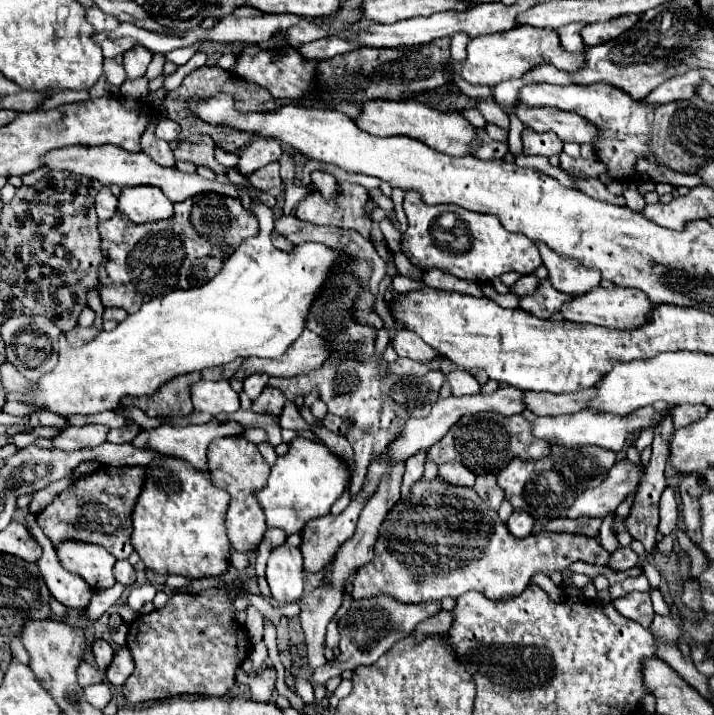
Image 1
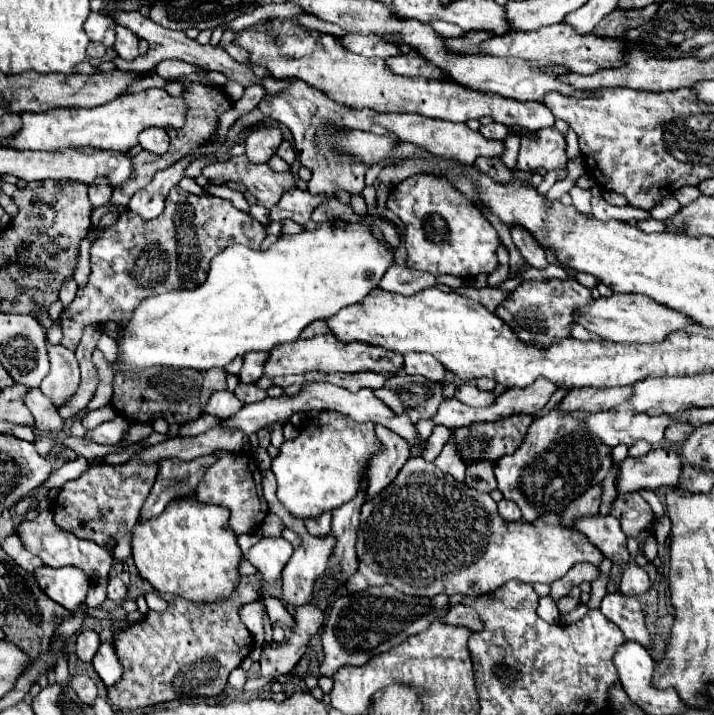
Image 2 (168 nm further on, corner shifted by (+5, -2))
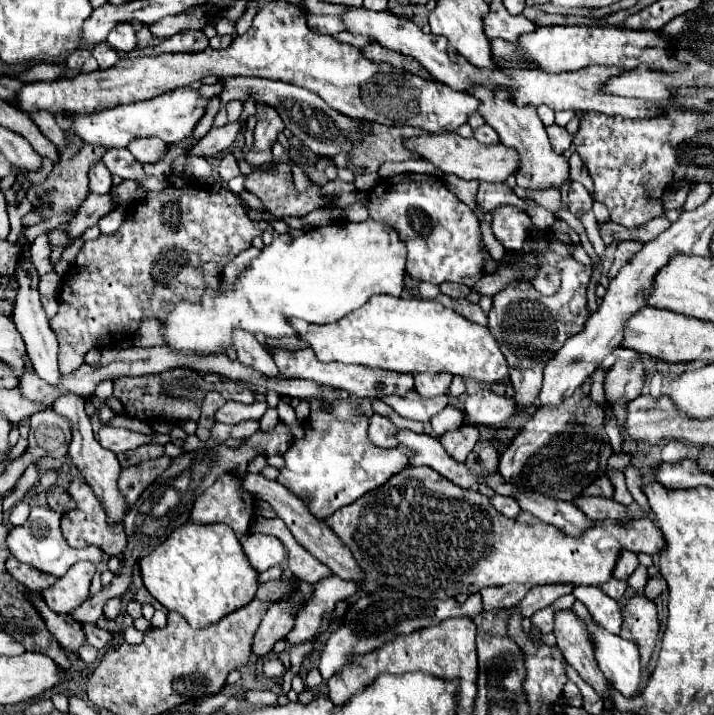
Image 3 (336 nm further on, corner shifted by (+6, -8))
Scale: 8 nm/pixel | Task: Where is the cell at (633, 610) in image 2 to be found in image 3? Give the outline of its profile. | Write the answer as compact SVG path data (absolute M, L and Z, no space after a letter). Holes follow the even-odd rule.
M577 585L575 593L577 600L583 601L593 617L595 623L599 623L603 629L607 629L613 635L619 635L623 617L617 601L613 601L609 595L605 595L599 587Z

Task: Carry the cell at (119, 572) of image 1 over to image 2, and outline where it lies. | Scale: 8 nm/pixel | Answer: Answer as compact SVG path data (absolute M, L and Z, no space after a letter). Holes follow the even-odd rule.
M116 575L110 577L110 583L108 583L108 599L112 599L112 601L124 601L126 599L126 585Z

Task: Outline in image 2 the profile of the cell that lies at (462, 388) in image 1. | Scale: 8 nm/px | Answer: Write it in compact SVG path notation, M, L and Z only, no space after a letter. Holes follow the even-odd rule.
M464 383L458 387L456 395L454 395L458 401L470 405L470 407L482 407L482 405L492 405L496 401L494 393L486 393L486 391L480 391L476 385L472 383Z

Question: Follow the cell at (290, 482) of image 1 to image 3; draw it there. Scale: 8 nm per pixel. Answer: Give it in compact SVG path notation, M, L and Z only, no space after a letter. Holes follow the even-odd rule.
M313 403L309 417L325 417L325 427L305 427L305 437L295 439L293 447L283 455L285 465L279 469L277 481L293 495L305 501L307 509L317 519L331 517L339 507L351 505L361 495L381 487L395 471L409 465L409 451L405 447L379 449L367 439L367 421L339 421L321 409L323 403Z

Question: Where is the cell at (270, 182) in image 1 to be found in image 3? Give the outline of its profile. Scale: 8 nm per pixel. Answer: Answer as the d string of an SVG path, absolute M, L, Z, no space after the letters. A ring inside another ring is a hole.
M287 163L274 165L271 171L253 169L245 175L245 189L261 199L265 209L275 217L285 215L307 215L313 209L323 207L325 197L319 193L317 187L299 193L293 185L291 167Z

